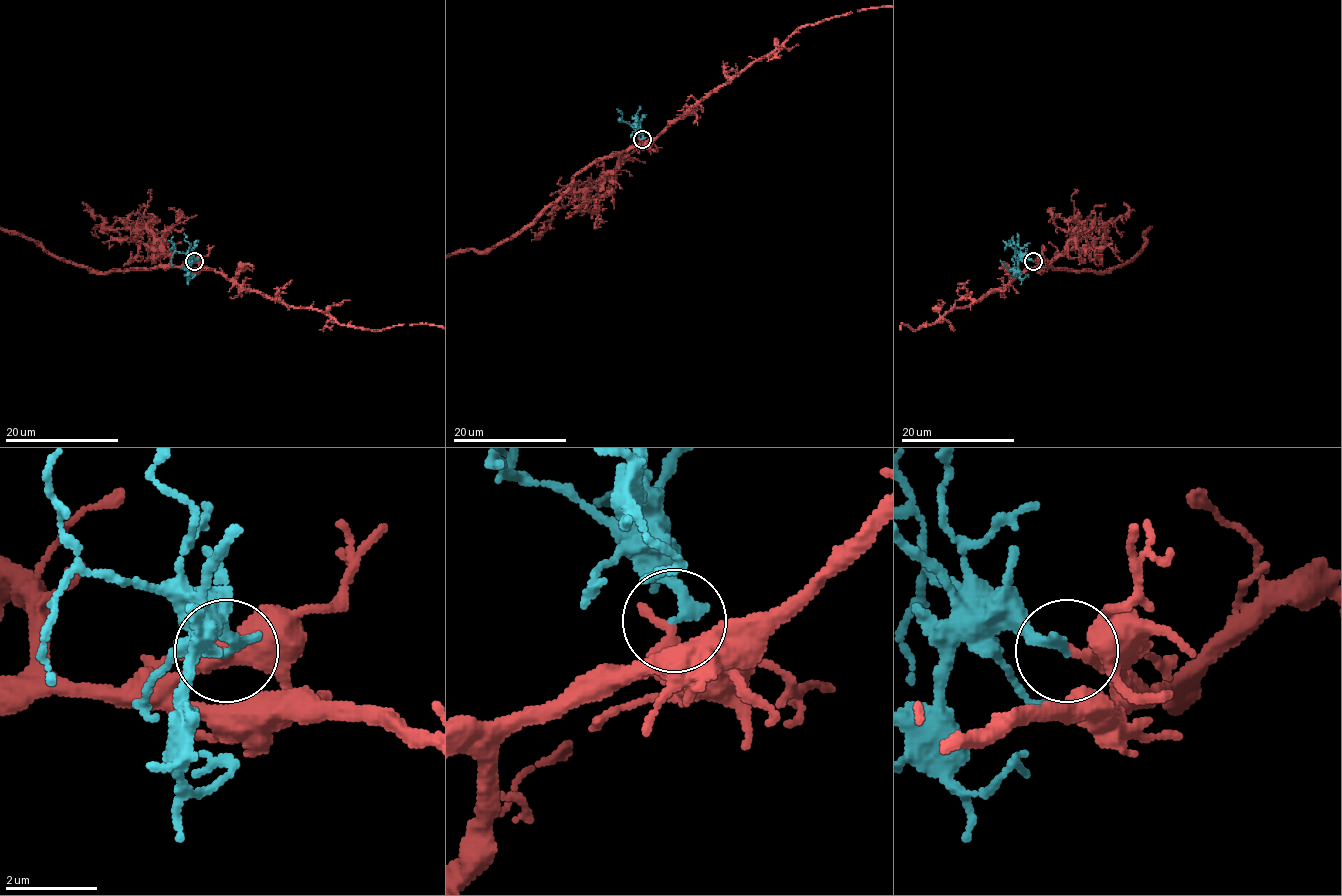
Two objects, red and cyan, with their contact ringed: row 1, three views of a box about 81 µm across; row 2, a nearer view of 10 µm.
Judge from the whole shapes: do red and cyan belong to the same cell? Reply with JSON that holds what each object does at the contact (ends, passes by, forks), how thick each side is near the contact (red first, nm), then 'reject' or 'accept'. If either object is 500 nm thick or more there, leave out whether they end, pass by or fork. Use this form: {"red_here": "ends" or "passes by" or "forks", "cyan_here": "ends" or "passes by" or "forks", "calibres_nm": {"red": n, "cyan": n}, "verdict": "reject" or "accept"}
{"red_here": "ends", "cyan_here": "ends", "calibres_nm": {"red": 440, "cyan": 260}, "verdict": "reject"}

